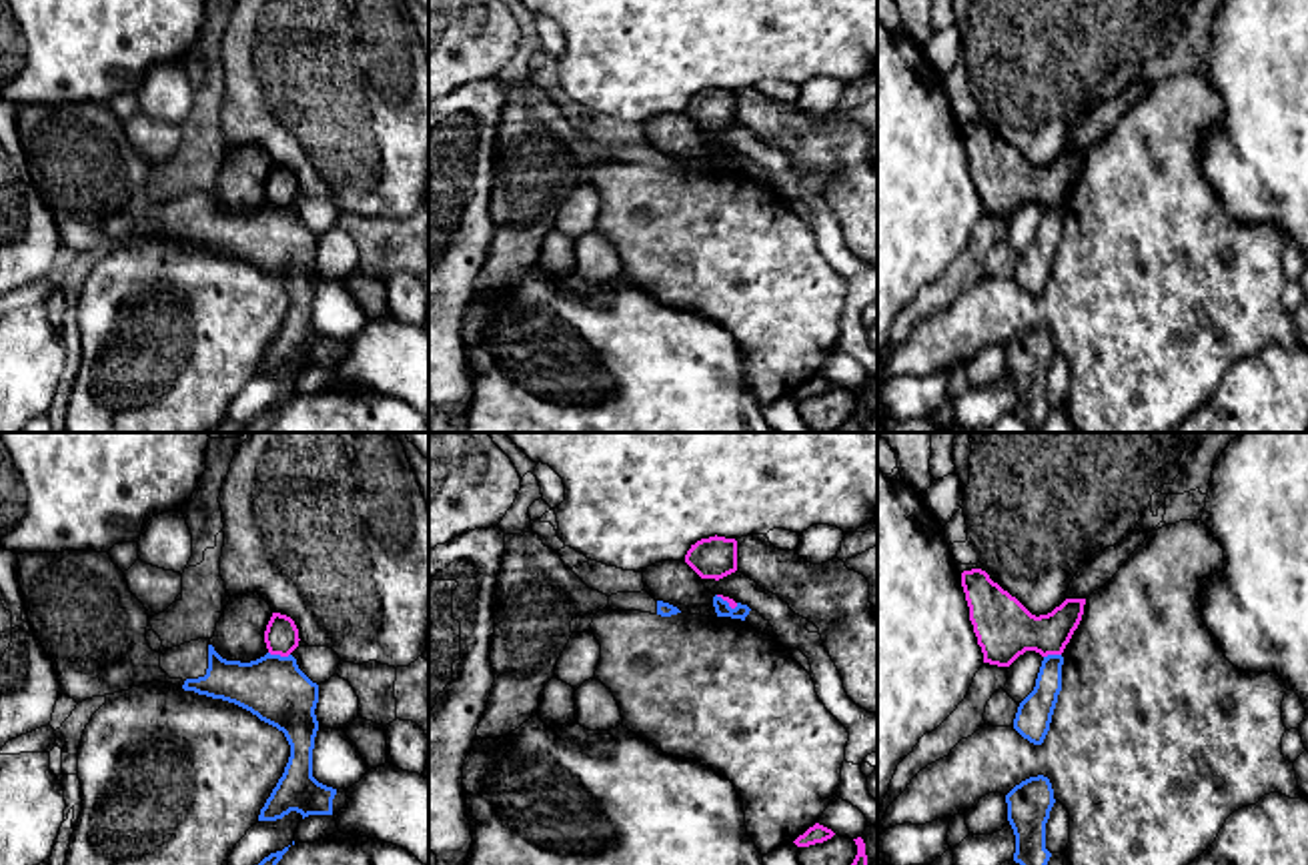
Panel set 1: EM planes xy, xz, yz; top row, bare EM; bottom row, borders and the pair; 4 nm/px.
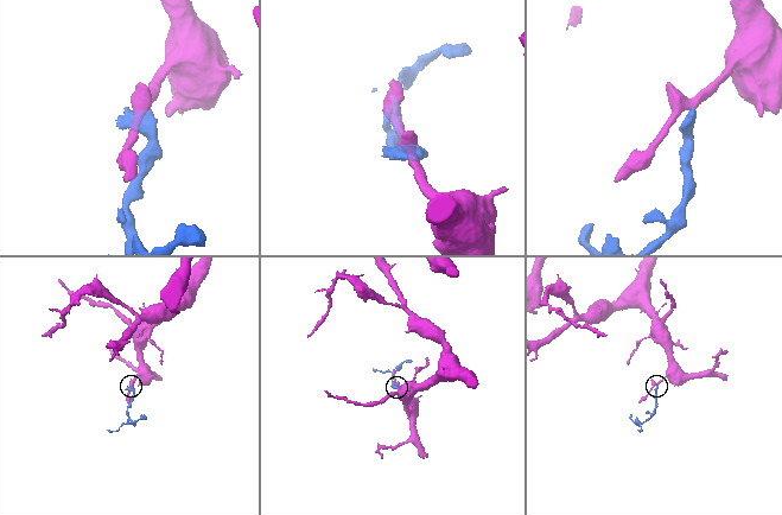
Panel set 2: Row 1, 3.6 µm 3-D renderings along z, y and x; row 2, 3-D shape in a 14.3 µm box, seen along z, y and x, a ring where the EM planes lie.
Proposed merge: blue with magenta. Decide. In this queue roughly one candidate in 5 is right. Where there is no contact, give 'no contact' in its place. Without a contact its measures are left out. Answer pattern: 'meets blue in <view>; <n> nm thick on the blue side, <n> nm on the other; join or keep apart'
meets blue in xy; 260 nm thick on the blue side, 140 nm on the other; keep apart

